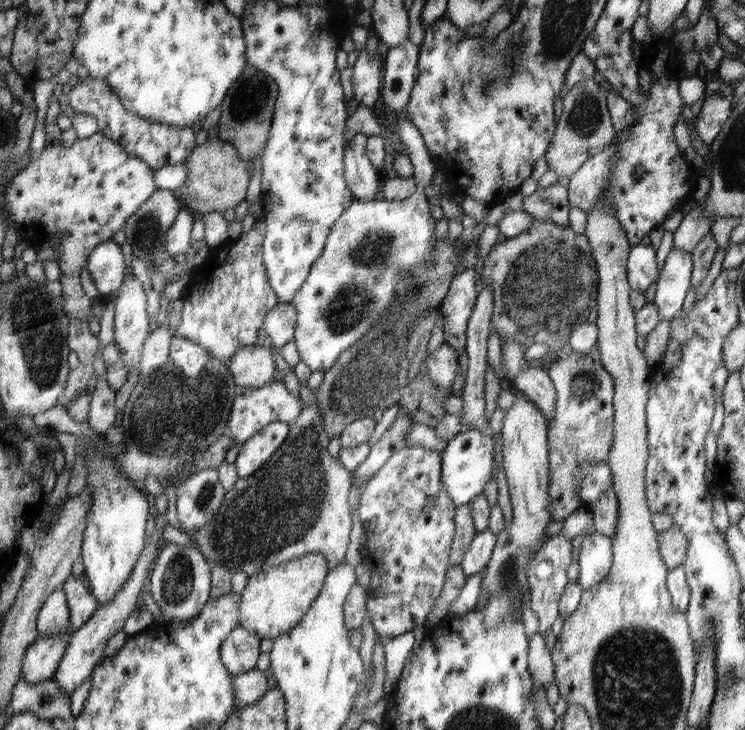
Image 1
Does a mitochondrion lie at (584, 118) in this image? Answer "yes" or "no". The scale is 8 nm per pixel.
yes

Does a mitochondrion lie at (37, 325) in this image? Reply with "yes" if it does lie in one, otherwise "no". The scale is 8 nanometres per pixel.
yes

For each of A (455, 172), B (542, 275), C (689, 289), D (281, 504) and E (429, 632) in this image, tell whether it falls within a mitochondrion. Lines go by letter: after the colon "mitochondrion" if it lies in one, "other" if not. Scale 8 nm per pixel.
A: other
B: mitochondrion
C: other
D: mitochondrion
E: other

